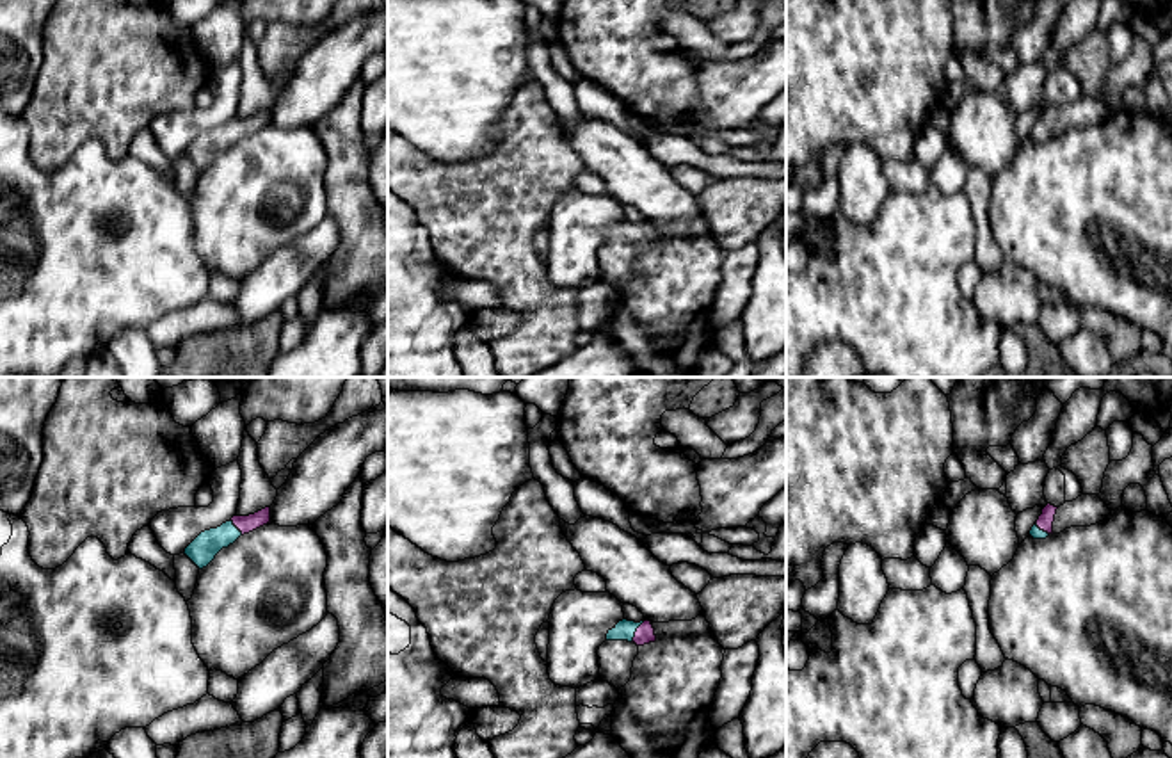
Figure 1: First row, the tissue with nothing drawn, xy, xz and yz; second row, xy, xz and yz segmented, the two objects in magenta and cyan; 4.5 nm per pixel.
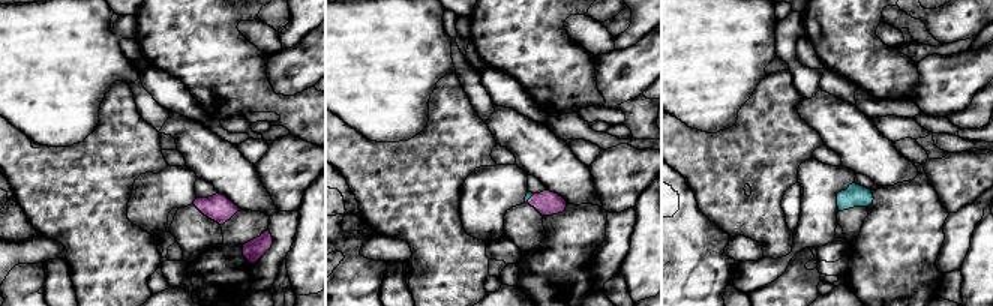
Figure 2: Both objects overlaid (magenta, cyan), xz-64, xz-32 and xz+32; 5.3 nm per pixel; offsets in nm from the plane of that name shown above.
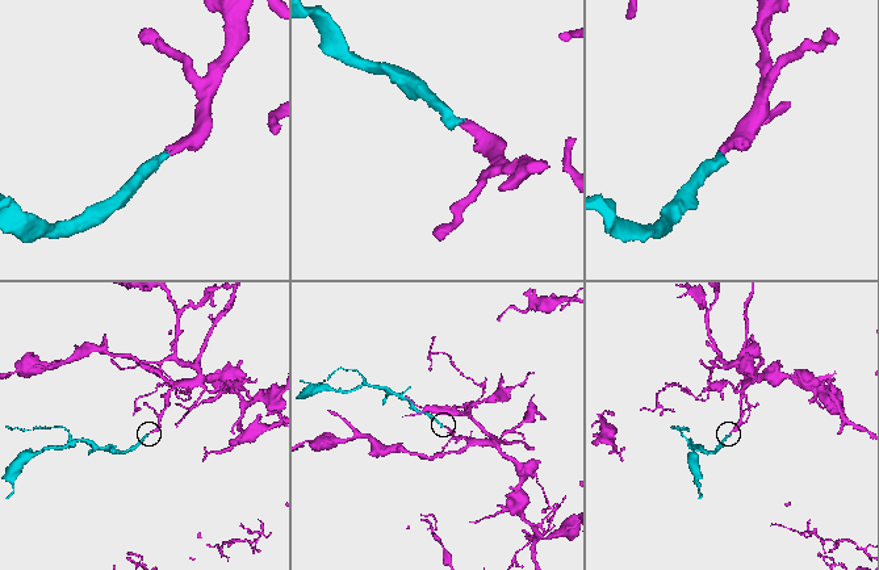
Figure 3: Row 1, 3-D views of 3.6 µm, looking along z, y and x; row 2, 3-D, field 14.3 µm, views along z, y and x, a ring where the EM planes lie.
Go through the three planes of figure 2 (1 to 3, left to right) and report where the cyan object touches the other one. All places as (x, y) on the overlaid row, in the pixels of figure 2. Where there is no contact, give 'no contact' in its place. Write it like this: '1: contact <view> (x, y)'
1: no contact
2: contact xz-32 (530, 198)
3: no contact

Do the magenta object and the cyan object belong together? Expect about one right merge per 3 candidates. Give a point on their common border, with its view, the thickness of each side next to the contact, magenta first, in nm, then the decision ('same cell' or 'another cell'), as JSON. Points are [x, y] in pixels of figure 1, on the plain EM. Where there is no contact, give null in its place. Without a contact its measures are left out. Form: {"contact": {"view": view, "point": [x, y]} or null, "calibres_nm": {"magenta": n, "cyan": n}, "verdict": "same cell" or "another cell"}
{"contact": {"view": "xz", "point": [635, 233]}, "calibres_nm": {"magenta": 90, "cyan": 100}, "verdict": "same cell"}

